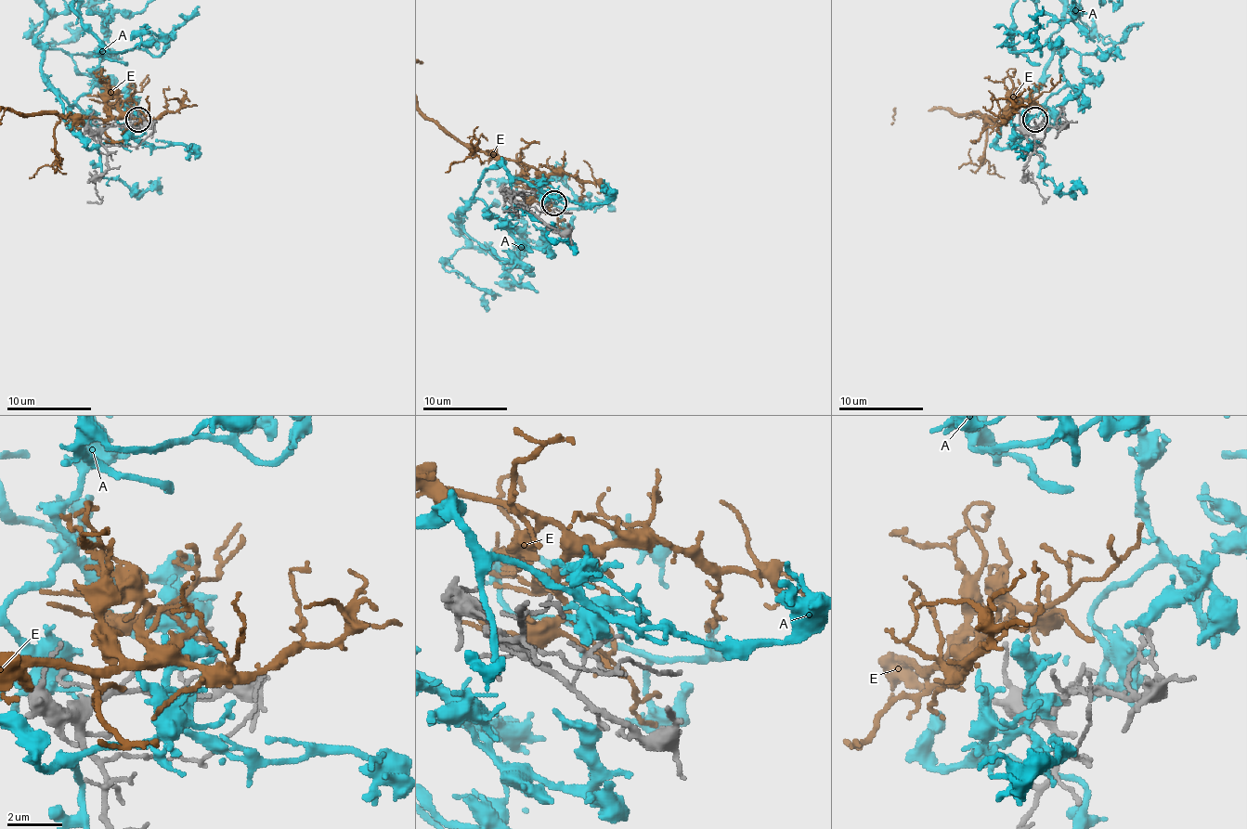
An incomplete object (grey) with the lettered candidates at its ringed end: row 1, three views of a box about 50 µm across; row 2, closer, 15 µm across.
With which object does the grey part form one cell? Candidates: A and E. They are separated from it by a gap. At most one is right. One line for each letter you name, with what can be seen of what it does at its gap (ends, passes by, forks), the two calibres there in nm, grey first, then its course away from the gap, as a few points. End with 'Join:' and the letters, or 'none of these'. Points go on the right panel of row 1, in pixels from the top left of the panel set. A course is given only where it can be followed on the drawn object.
E: It ends there. Thickness 110 nm (grey) against 160 nm
Join: E

